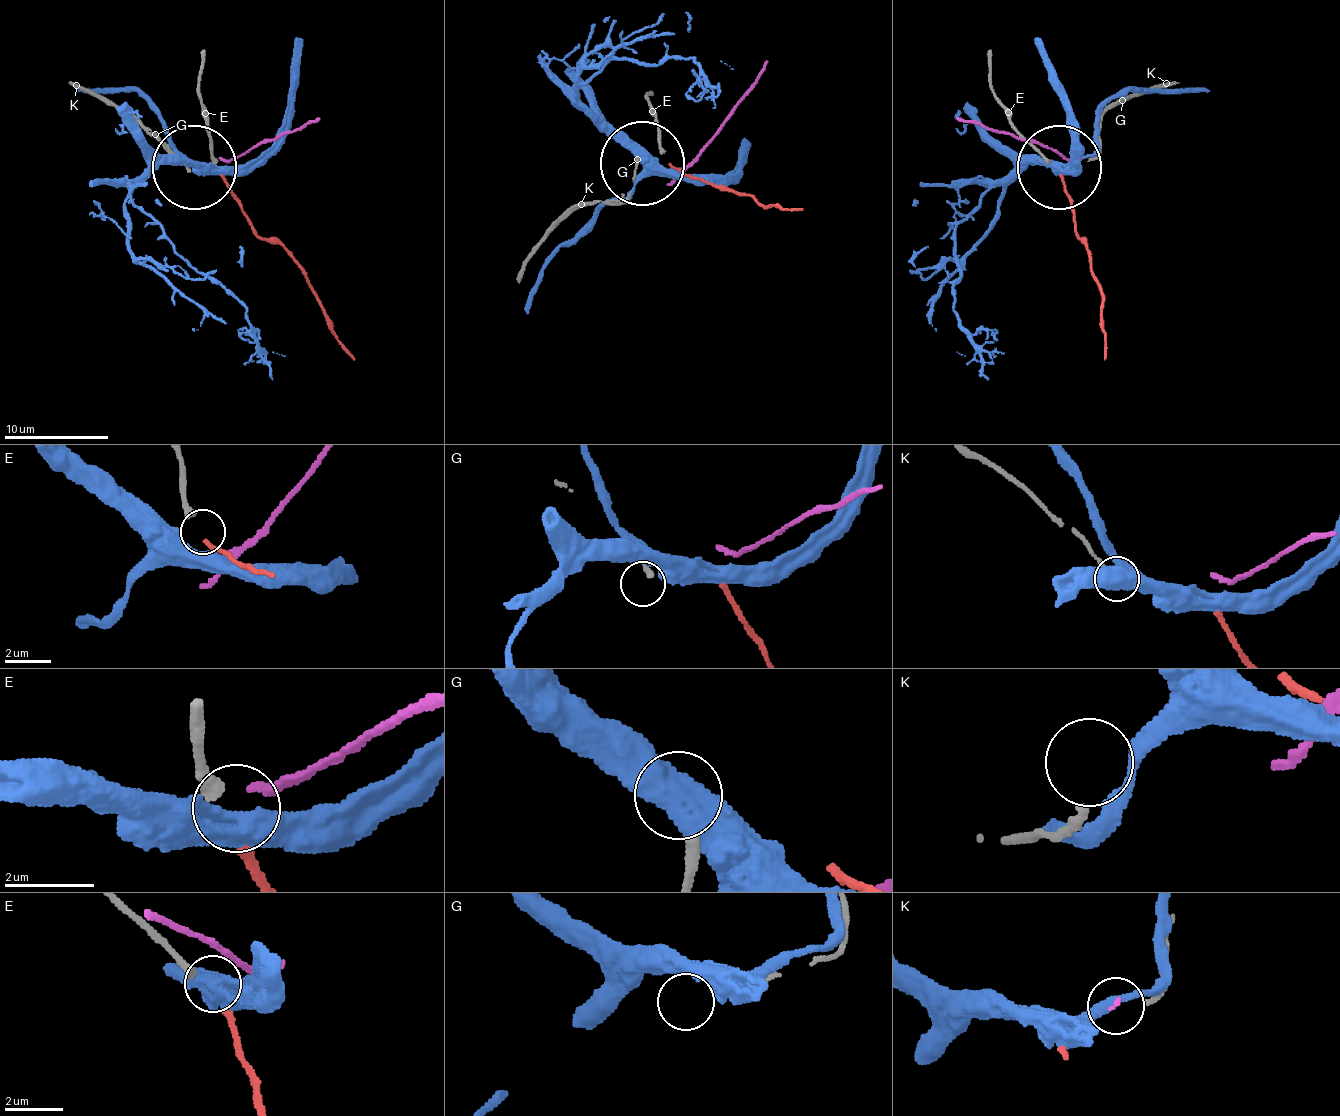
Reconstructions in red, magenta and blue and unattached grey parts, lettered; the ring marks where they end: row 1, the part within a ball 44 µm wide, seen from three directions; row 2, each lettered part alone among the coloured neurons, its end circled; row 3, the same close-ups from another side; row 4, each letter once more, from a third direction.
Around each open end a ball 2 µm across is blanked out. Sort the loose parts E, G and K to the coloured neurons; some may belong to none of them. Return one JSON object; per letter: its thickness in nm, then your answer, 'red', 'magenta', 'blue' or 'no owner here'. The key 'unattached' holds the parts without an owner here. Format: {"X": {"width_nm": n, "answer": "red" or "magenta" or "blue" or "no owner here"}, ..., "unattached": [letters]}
{"E": {"width_nm": 300, "answer": "no owner here"}, "G": {"width_nm": 200, "answer": "no owner here"}, "K": {"width_nm": 200, "answer": "no owner here"}, "unattached": ["E", "G", "K"]}

